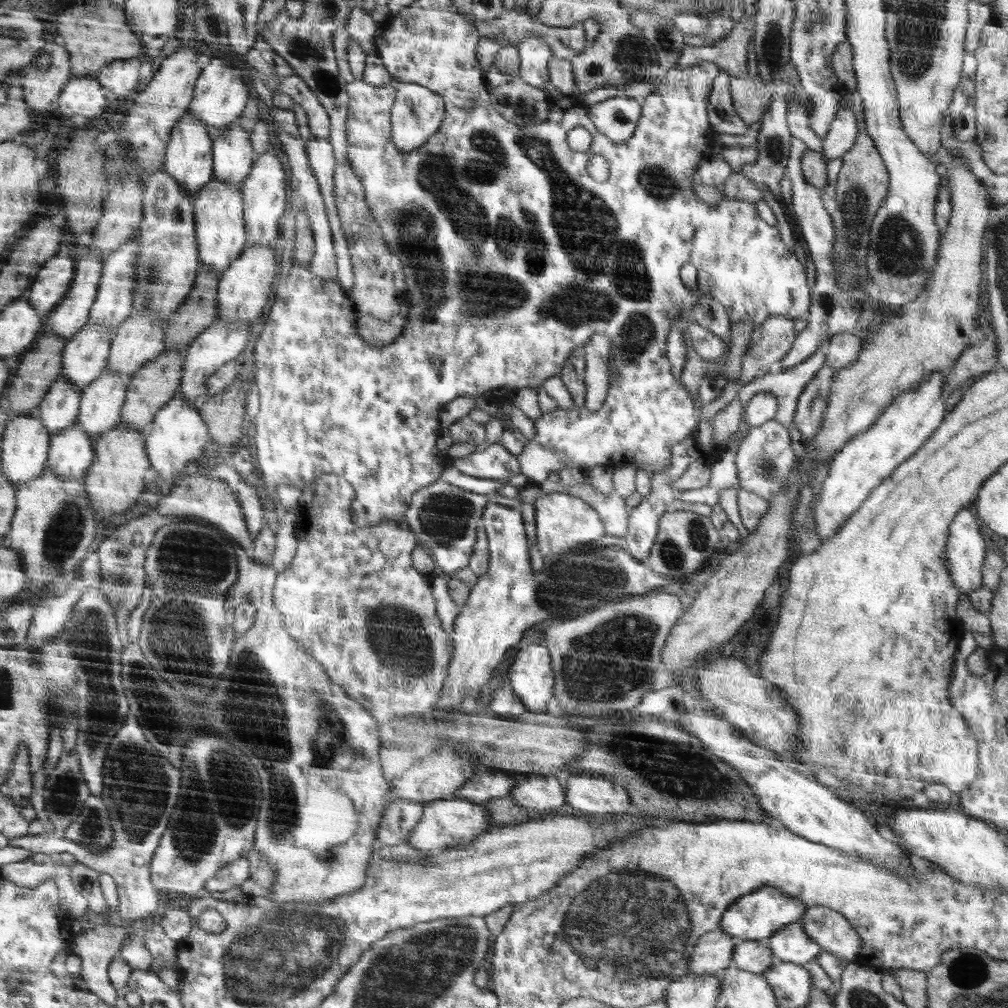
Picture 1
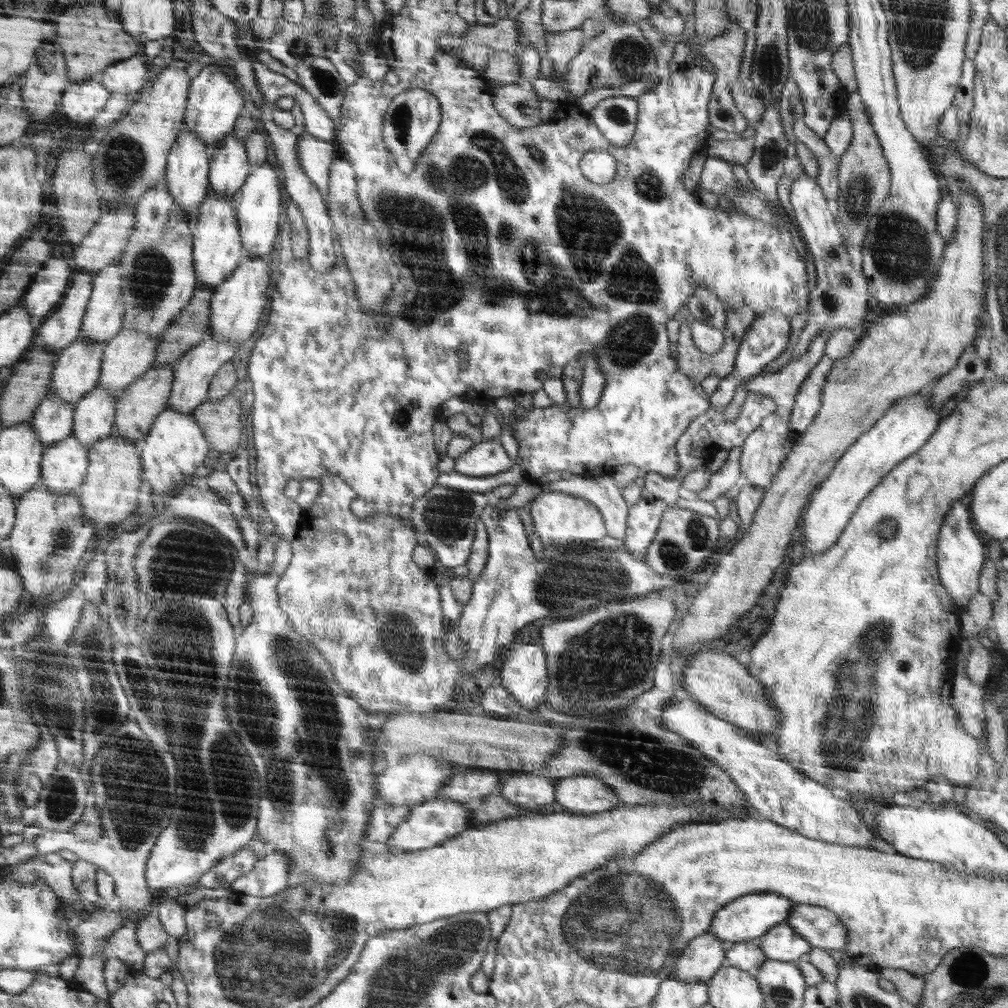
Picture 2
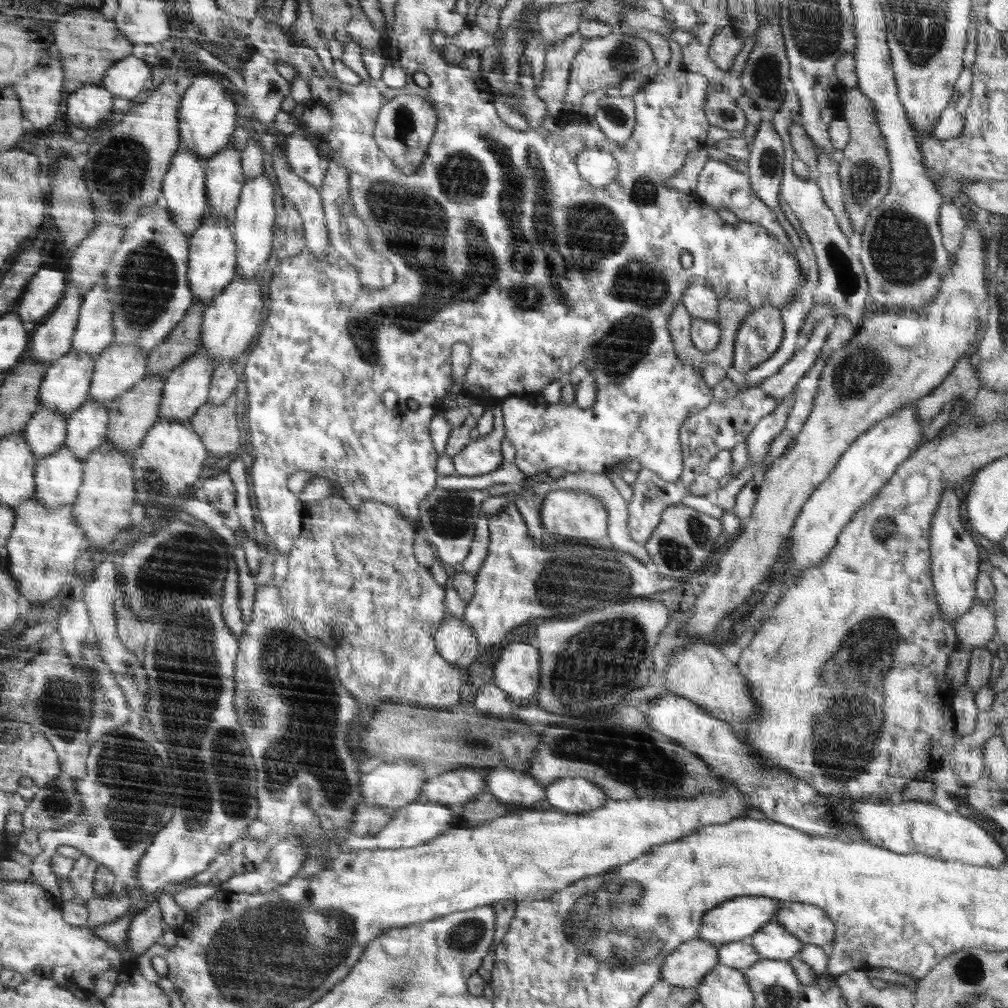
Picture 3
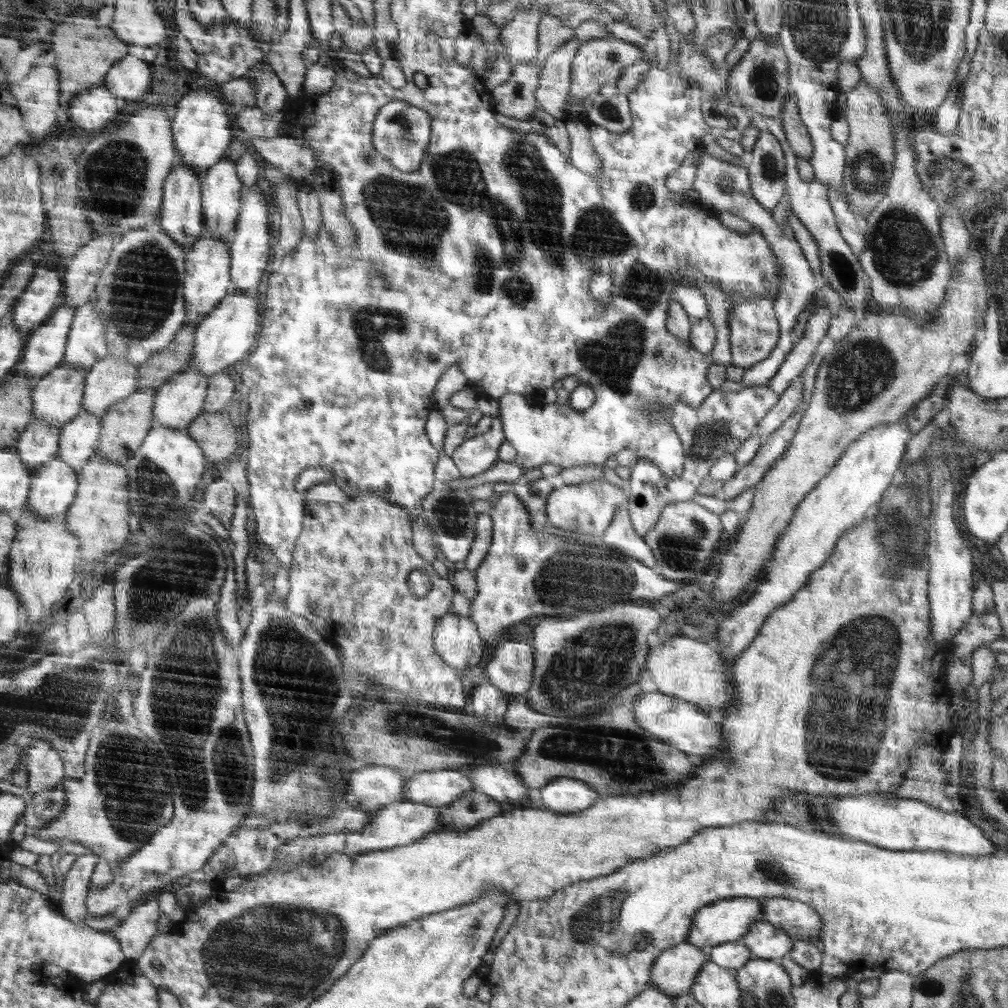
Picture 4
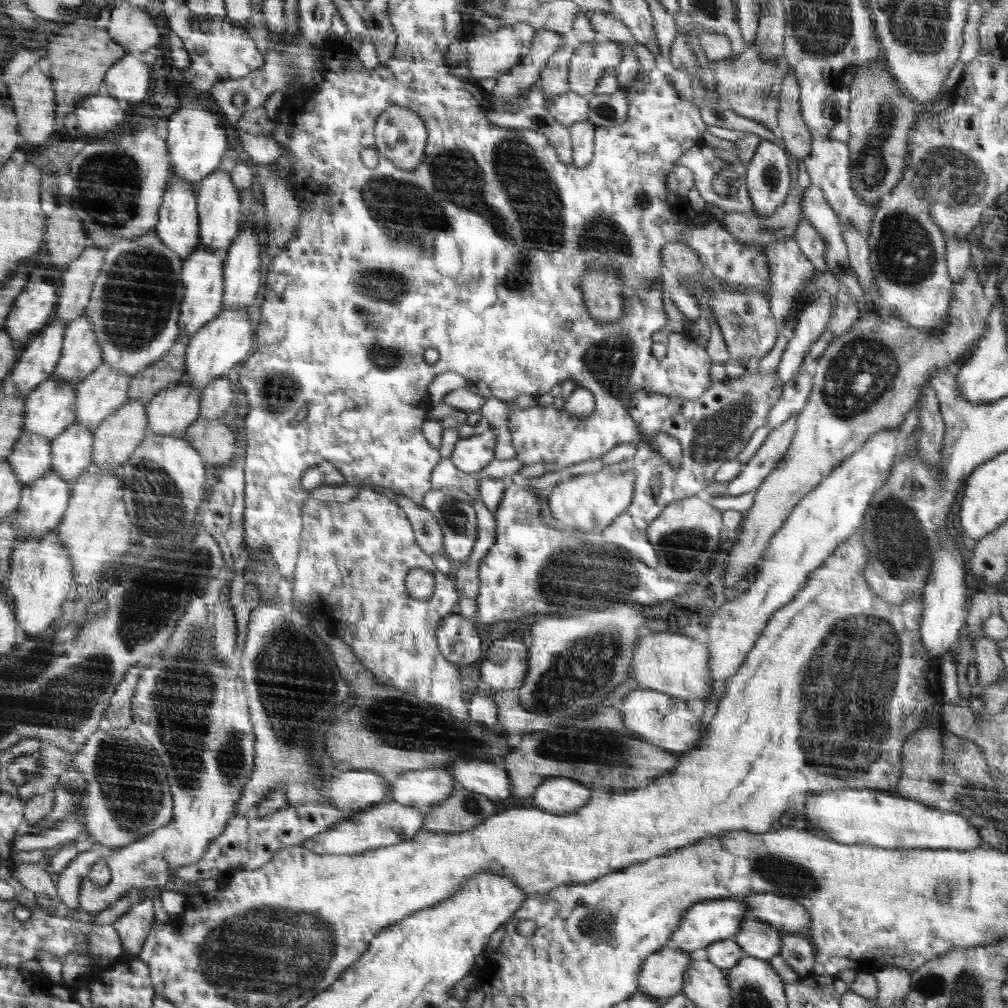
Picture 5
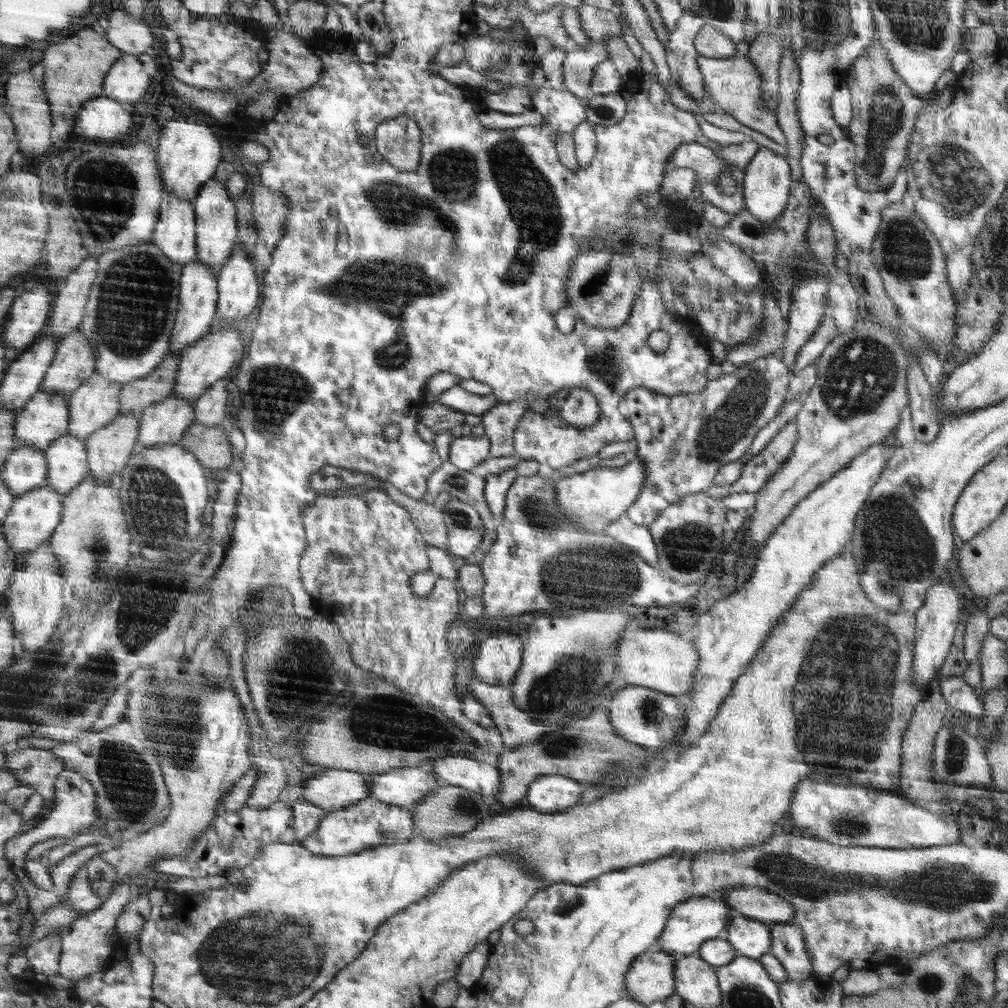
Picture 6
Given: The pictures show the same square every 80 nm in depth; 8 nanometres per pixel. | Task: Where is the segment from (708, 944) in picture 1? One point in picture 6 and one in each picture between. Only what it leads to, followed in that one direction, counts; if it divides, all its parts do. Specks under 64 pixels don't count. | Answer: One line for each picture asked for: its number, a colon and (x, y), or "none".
2: (704, 956)
3: (687, 966)
4: (675, 971)
5: (663, 974)
6: (652, 976)

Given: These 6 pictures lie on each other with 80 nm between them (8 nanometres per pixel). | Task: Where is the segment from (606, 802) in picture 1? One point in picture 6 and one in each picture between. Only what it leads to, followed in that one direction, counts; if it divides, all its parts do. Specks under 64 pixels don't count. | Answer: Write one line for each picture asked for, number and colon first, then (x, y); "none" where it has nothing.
2: (581, 794)
3: (571, 795)
4: (565, 795)
5: (559, 794)
6: (550, 793)

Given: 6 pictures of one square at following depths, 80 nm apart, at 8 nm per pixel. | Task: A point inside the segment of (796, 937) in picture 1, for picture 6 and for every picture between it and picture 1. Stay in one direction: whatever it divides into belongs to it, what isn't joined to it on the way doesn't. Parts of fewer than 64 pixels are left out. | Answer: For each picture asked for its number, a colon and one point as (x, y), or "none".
2: (782, 943)
3: (774, 942)
4: (767, 942)
5: (758, 939)
6: (752, 938)

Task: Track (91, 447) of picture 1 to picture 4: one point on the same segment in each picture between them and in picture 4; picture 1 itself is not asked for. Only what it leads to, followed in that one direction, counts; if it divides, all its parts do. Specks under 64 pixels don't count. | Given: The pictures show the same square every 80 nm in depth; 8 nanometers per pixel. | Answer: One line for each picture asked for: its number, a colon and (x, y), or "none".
2: (66, 465)
3: (61, 476)
4: (55, 486)

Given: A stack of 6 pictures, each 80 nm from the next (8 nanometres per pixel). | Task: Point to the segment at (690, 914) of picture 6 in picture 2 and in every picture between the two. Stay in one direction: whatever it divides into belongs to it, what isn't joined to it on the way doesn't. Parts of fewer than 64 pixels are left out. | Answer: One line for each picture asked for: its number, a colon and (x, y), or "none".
2: (750, 917)
3: (740, 918)
4: (727, 921)
5: (706, 923)

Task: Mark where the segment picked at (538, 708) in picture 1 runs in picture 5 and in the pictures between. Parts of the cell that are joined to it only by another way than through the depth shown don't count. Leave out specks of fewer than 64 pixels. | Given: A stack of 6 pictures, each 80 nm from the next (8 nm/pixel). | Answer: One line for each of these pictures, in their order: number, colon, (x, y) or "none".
2: (524, 673)
3: (518, 670)
4: (511, 669)
5: (505, 666)

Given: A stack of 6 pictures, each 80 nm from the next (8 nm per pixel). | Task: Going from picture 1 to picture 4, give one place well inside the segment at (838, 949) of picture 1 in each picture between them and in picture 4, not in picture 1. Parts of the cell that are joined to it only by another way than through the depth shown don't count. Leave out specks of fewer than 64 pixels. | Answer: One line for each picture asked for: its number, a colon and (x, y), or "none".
2: (817, 924)
3: (811, 924)
4: (801, 921)

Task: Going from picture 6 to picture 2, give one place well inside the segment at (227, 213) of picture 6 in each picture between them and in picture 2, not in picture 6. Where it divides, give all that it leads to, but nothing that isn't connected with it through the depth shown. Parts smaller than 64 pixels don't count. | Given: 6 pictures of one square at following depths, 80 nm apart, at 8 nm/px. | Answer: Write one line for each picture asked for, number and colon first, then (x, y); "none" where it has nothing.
2: (229, 170)
3: (224, 177)
4: (221, 186)
5: (219, 206)

